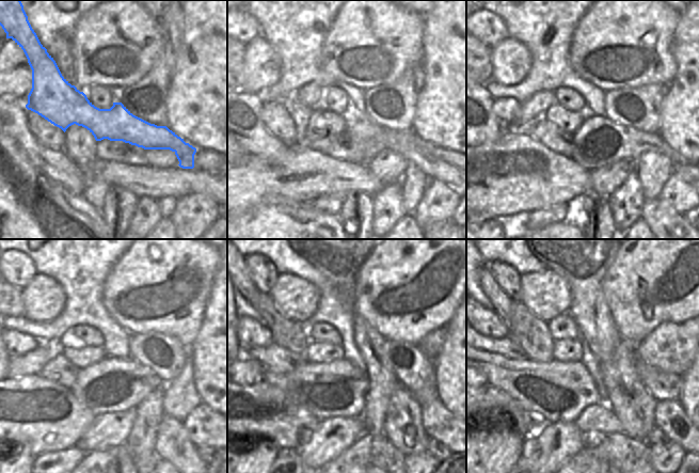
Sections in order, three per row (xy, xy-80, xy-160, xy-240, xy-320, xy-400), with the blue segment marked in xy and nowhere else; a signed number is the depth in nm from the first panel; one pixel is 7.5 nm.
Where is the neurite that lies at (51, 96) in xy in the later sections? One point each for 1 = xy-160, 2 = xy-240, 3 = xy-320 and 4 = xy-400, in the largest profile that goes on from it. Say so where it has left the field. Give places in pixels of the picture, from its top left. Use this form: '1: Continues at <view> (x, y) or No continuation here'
1: Continues at xy-160 (683, 169)
2: No continuation here
3: No continuation here
4: No continuation here.

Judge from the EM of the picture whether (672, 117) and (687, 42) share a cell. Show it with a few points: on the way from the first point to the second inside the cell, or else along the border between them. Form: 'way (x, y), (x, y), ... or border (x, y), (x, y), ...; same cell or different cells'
way (685, 98), (687, 61); same cell

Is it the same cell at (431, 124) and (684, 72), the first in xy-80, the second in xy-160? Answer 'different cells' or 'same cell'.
same cell

